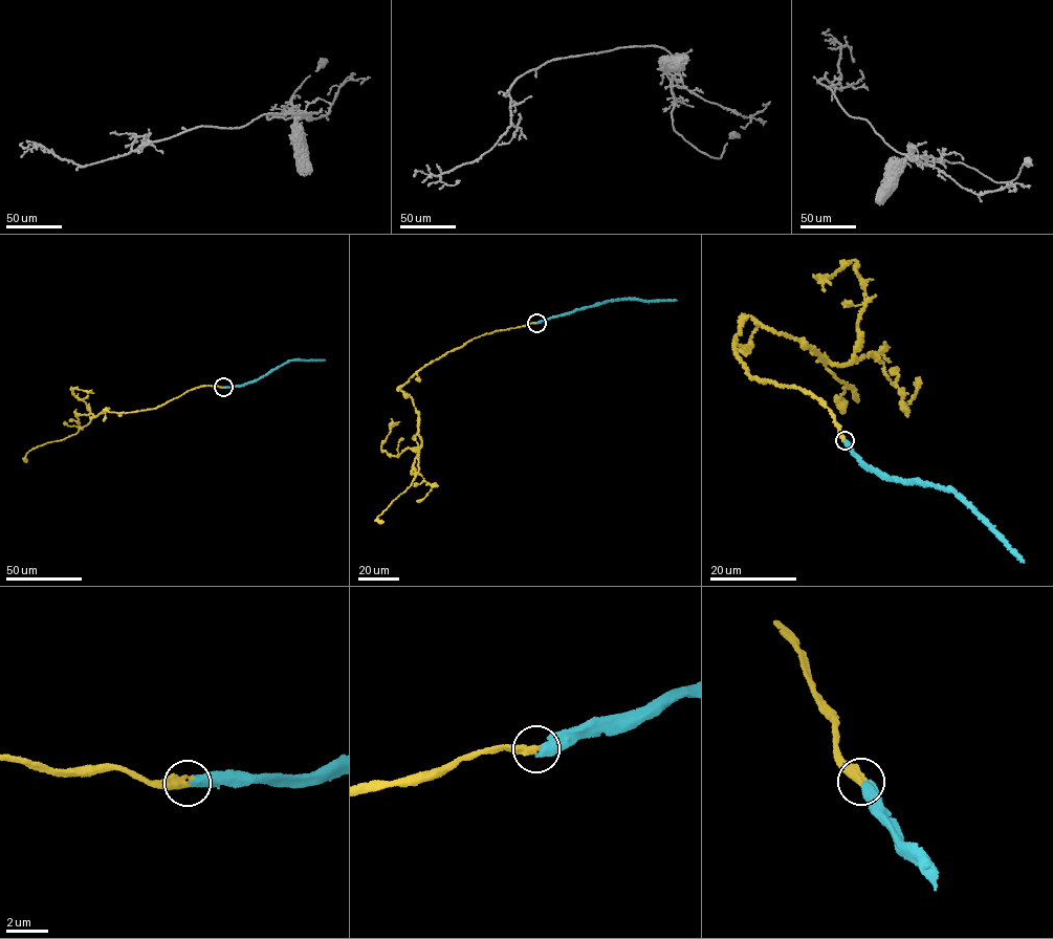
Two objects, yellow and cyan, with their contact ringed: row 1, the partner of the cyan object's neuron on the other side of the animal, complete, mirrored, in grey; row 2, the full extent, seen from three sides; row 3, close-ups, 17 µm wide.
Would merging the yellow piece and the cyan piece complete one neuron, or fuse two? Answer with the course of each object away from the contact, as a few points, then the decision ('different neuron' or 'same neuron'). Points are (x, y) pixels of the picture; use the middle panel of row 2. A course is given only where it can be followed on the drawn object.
yellow runs (536, 323), (473, 339), (418, 370), (400, 388), (418, 416), (419, 468), (410, 486), (377, 518), (384, 522); cyan runs (536, 323), (617, 299), (677, 300); different neuron

